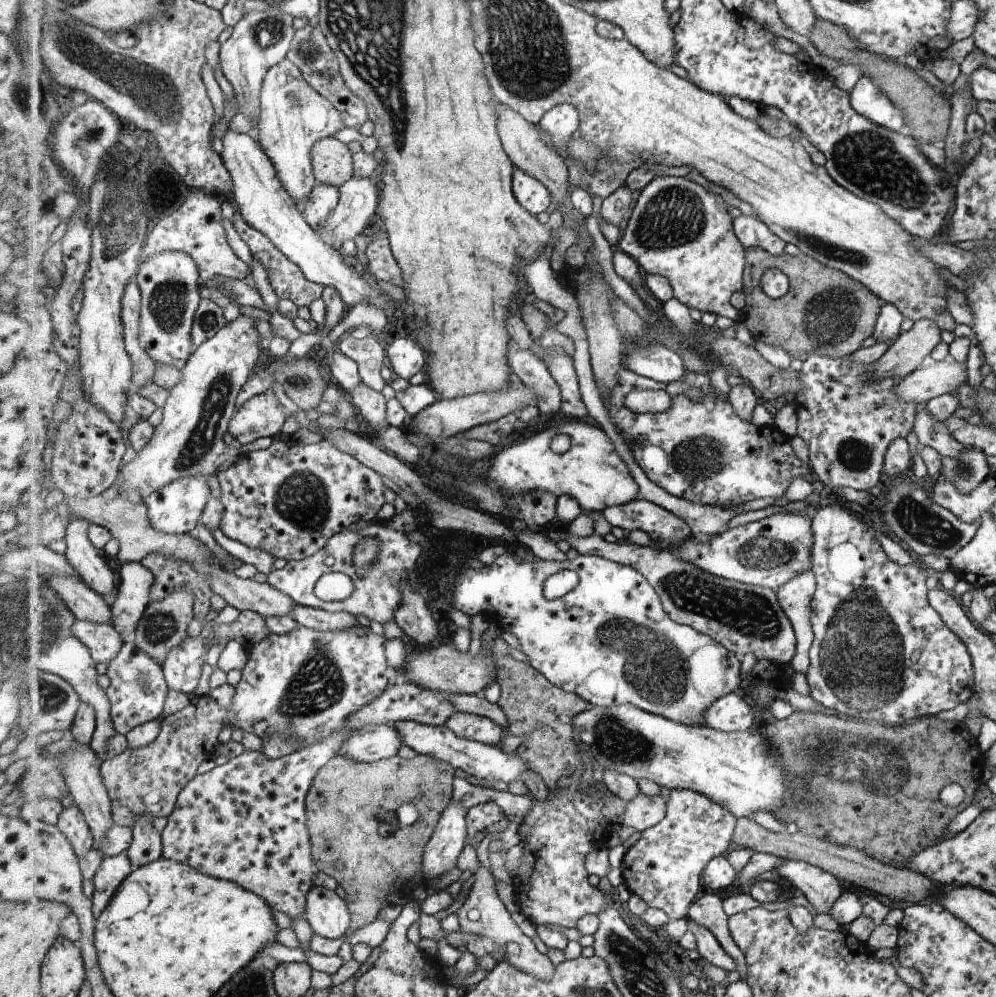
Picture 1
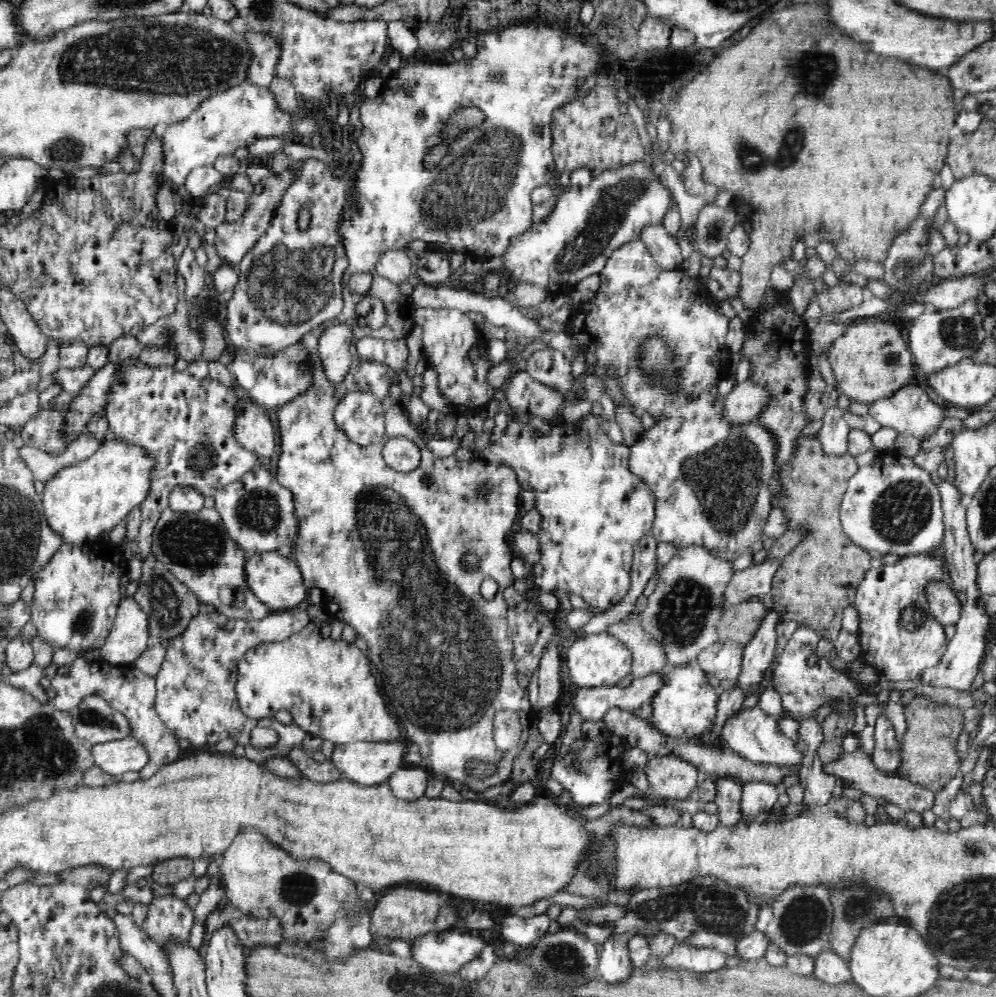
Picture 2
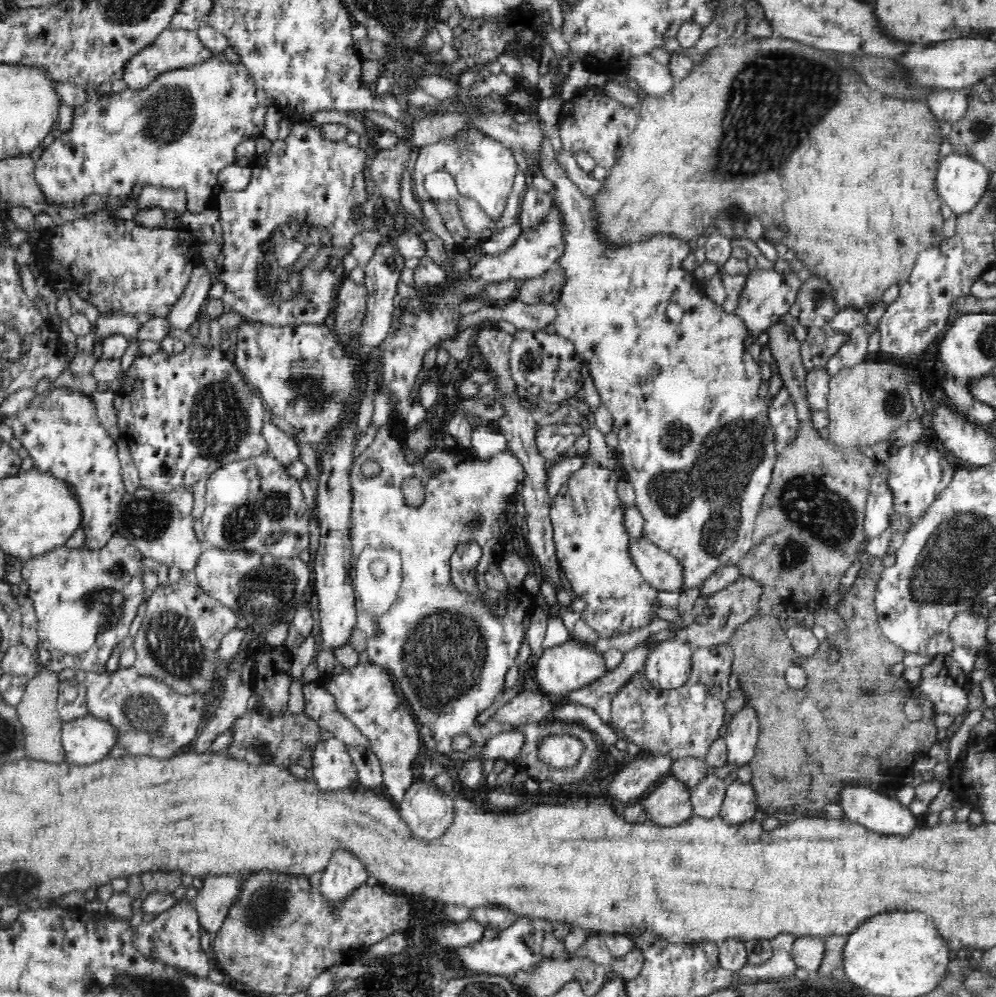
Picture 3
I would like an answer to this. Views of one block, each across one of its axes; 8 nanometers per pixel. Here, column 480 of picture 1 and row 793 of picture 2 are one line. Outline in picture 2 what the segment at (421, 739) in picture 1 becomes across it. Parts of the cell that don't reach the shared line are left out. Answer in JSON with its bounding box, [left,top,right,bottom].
[741,781,778,816]

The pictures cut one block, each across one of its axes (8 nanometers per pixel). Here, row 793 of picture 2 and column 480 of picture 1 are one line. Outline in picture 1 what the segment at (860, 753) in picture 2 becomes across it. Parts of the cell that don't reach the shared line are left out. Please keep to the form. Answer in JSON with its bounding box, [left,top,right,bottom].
[457,866,557,980]

